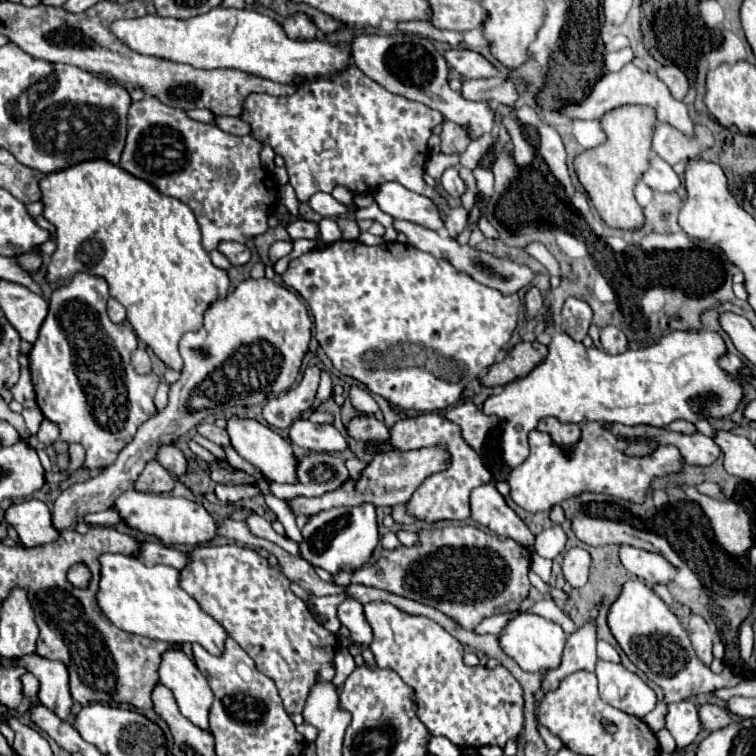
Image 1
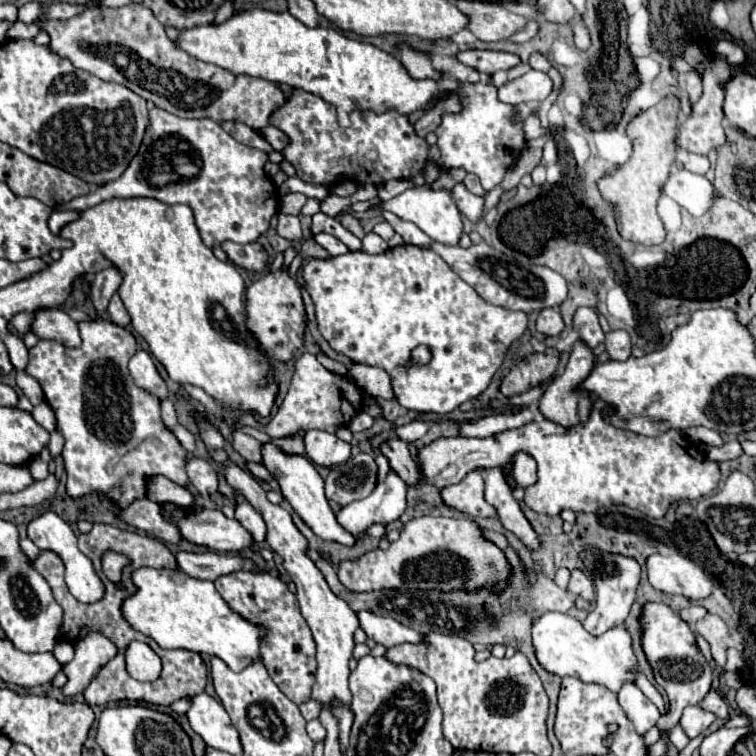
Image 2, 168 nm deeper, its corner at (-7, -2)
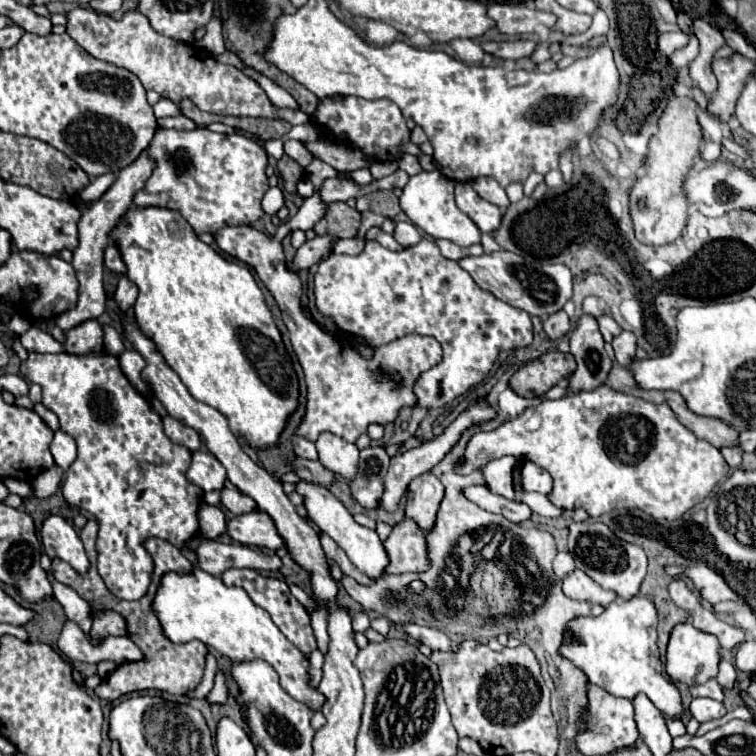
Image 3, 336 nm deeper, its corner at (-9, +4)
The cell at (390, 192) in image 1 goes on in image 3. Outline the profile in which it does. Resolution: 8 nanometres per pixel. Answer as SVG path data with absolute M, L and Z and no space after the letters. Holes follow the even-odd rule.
M439 169L433 171L421 171L409 179L409 183L403 189L403 195L399 197L399 205L403 213L411 219L413 225L423 229L433 239L449 239L459 247L469 247L473 243L481 241L481 231L477 225L457 207L455 203L455 181L447 179Z

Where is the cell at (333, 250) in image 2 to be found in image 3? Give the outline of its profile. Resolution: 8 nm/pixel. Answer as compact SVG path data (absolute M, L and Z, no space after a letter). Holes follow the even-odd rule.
M353 237L353 239L339 239L333 247L335 253L349 253L349 255L357 255L361 253L365 247L365 241L361 237Z

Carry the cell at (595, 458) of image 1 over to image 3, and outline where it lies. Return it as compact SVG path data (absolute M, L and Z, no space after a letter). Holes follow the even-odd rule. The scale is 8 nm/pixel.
M601 385L599 389L593 389L593 391L581 391L581 393L577 393L577 395L575 395L575 393L573 393L573 395L569 393L569 395L561 397L561 399L557 399L557 401L541 401L539 405L535 405L535 407L531 407L531 409L525 409L517 419L507 421L507 423L499 425L499 427L493 429L493 431L479 431L479 433L475 433L475 435L467 441L465 455L463 455L463 459L455 465L455 471L457 471L459 475L469 475L469 473L473 473L475 469L483 469L491 459L508 455L513 455L513 457L517 459L529 459L529 461L537 463L539 467L543 467L543 469L553 477L553 489L551 489L551 493L547 495L547 499L549 499L555 507L559 507L559 509L577 509L577 507L583 507L583 509L589 513L589 517L593 517L593 519L599 517L599 515L603 515L603 513L609 513L609 511L615 509L615 507L623 507L623 509L643 509L643 511L649 515L648 520L654 522L659 520L654 520L652 517L655 517L655 519L669 519L669 521L679 519L685 511L689 511L693 505L697 505L699 501L703 501L703 499L711 493L711 489L723 479L723 475L727 477L727 473L729 473L727 461L725 461L725 467L723 467L723 455L719 453L719 449L713 447L713 445L709 445L707 441L699 441L689 429L685 429L685 427L677 421L677 417L671 413L671 409L669 409L667 405L655 405L655 403L643 401L643 399L639 399L639 397L635 397L635 395L627 395L627 393L615 391L615 389L607 387L607 385ZM529 417L537 417L537 419L539 419L539 427L533 429L533 431L529 431Z

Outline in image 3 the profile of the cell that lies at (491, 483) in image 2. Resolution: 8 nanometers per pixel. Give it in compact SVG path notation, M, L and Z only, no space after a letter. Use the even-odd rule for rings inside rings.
M501 457L501 459L489 461L481 469L489 491L495 495L501 495L505 499L511 499L511 501L515 501L515 493L513 493L513 465L515 465L515 461L517 461L515 457Z

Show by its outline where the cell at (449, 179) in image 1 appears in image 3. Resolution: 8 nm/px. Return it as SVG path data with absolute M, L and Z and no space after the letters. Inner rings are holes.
M457 183L455 187L455 201L457 207L469 215L475 225L483 231L483 233L493 233L499 227L501 221L501 211L497 205L481 199L469 183Z

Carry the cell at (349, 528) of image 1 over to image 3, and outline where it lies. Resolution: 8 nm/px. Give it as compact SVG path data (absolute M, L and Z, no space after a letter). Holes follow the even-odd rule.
M479 399L473 407L469 407L467 411L463 411L463 413L461 413L439 437L435 437L433 441L425 441L425 443L421 443L419 447L415 447L415 449L411 449L411 451L397 453L397 455L391 459L389 471L387 471L387 475L385 475L385 489L383 489L383 495L381 495L381 499L379 499L379 509L387 511L387 513L397 511L399 501L401 501L401 497L405 495L409 483L415 479L415 475L421 475L421 473L431 471L431 469L445 457L445 453L451 449L451 445L459 439L459 435L461 435L467 427L471 427L471 425L475 425L475 423L483 423L483 421L493 419L493 417L495 417L495 411L485 403L485 399Z

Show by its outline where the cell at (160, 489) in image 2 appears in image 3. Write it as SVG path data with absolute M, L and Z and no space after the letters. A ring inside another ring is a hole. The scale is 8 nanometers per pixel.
M201 503L197 519L199 519L199 531L205 537L219 537L225 531L225 515L219 507Z

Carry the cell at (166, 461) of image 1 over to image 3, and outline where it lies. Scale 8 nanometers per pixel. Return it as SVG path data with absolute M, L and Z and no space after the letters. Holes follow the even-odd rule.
M195 451L189 471L187 471L187 479L201 487L203 491L213 491L213 489L223 489L225 483L225 469L223 465L207 451Z

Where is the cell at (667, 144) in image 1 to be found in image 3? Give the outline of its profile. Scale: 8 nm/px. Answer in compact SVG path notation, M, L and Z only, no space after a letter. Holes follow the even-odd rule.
M733 53L729 59L715 59L713 73L717 77L719 87L707 103L707 113L727 123L735 111L739 89L743 89L743 83L747 81L747 77L751 77L753 71L755 63L739 53Z

